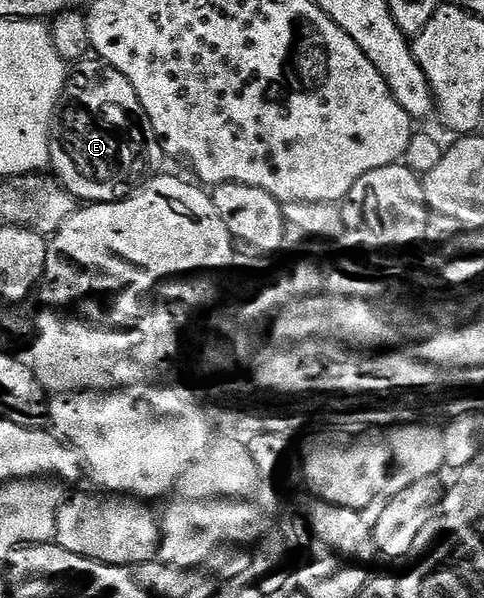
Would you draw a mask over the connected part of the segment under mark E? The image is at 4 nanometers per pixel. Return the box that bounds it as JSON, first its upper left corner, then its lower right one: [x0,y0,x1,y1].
[49,57,167,204]

